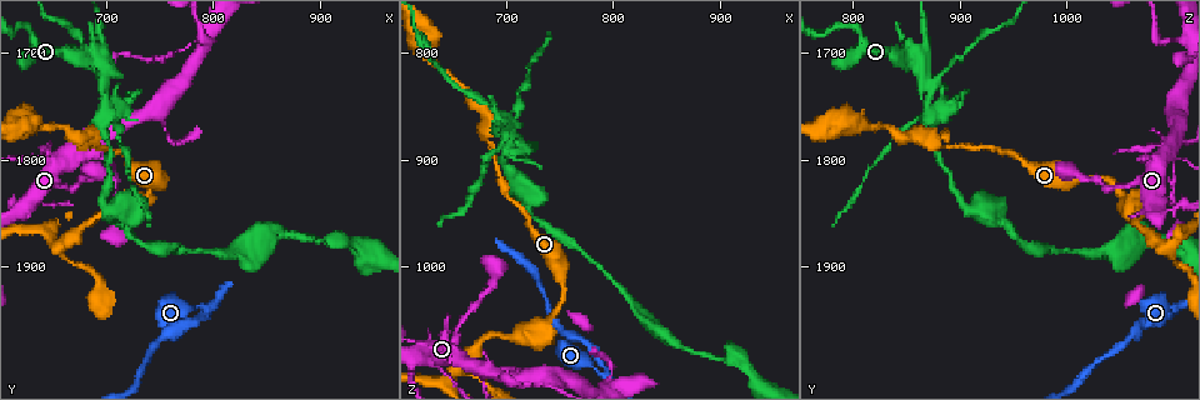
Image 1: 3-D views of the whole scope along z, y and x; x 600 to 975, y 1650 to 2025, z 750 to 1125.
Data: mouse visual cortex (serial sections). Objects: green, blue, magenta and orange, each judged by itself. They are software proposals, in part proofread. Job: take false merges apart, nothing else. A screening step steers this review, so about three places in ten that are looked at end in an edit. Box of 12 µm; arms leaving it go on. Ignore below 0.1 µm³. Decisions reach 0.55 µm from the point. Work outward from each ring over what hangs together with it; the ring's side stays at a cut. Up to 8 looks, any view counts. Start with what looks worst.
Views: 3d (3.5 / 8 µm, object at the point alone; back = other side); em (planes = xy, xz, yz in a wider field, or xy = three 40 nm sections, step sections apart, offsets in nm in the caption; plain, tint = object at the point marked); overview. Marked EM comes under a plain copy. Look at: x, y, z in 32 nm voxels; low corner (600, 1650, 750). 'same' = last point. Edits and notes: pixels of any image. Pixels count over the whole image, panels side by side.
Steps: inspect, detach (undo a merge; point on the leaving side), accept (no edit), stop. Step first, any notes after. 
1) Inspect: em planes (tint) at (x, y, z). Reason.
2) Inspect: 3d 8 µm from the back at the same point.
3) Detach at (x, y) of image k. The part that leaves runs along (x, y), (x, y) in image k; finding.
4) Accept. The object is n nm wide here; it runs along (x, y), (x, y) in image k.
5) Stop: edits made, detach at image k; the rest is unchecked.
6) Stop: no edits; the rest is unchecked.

Inspect: 3d 3.5 µm at (790, 1934, 1104). Two arms in line, one across.

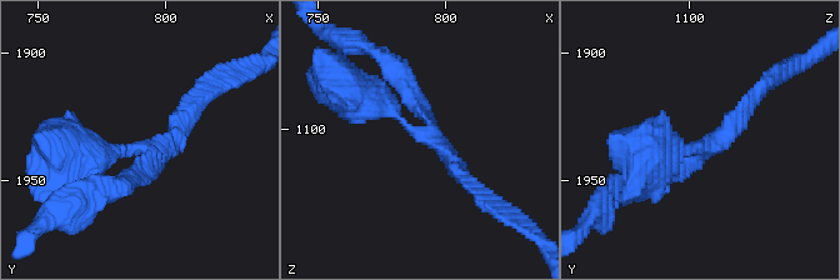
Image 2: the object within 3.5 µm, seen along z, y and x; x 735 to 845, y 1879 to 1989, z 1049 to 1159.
Inspect: em xy step 2 (tint) at (793, 1937, 1101). 3 arms meet here; the arms are 200, 250, 450 nm wide; need the tissue.

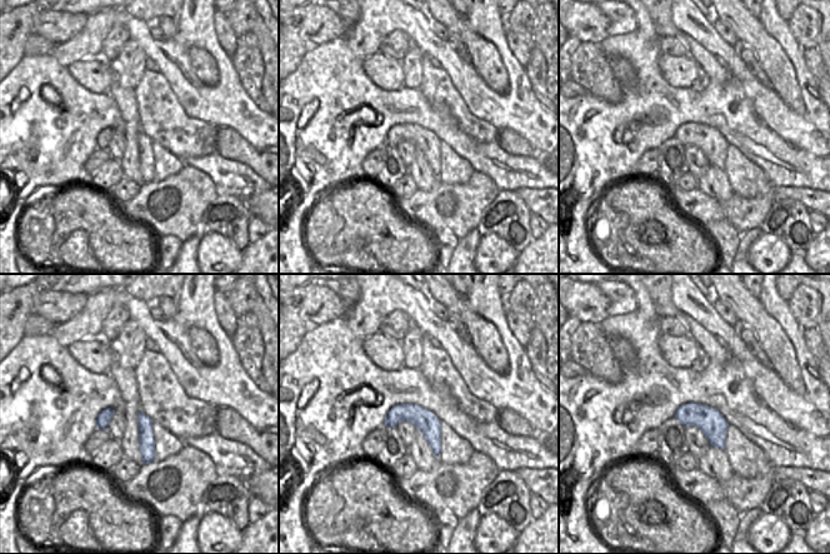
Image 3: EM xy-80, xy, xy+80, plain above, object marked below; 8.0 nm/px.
Accept. The object is 180 nm wide here; it runs along (390, 414), (414, 414), (436, 450) in image 3; one cell here.

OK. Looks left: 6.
Inspect: 3d 3.5 µm at (736, 1836, 1052). Branch point.

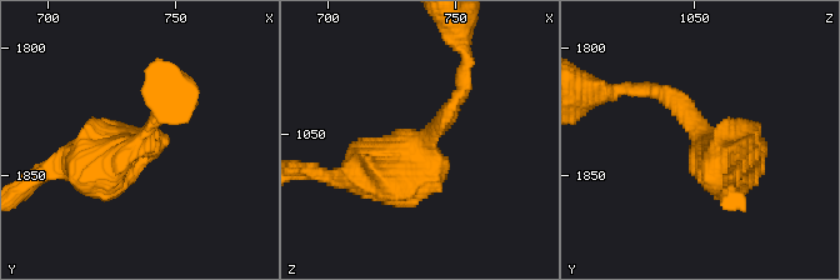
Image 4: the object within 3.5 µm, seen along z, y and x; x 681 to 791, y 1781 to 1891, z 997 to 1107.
Inspect: em xy step 2 (tint) at (736, 1838, 1055).

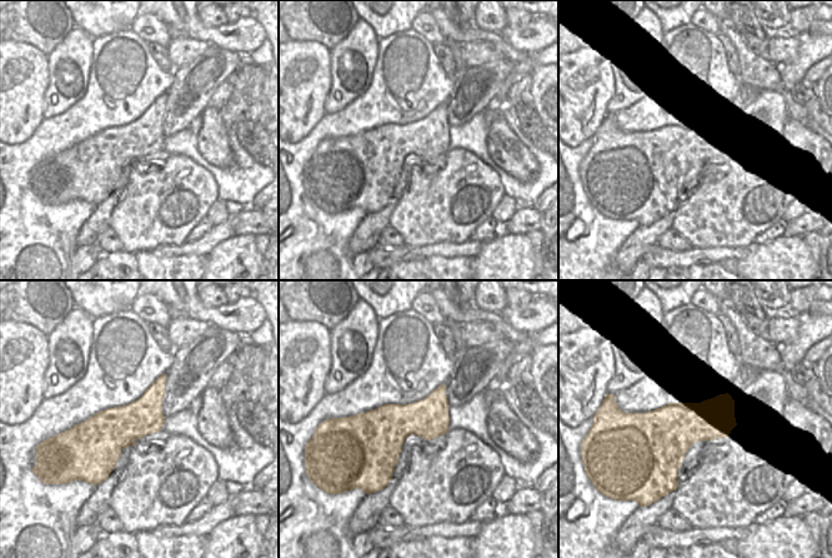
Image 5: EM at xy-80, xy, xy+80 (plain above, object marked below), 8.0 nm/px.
Accept. One cell here.

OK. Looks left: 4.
Inspect: 3d 8 µm at (654, 1882, 1096). Looks like a crossing.

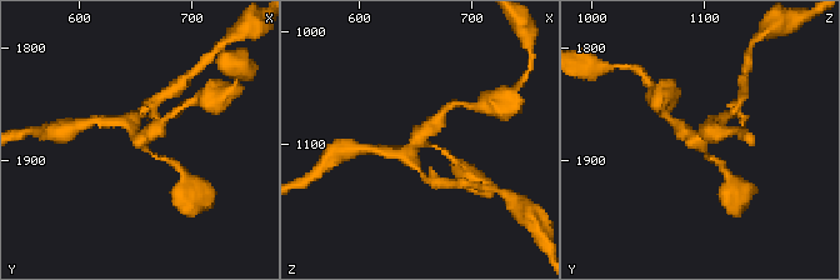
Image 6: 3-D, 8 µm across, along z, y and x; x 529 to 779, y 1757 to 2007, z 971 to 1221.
Inspect: em xy step 2 (tint) at (656, 1884, 1092). 4 arms meet here; the arms are 150, 250, 300, 350 nm wide; shape alone is not enough.

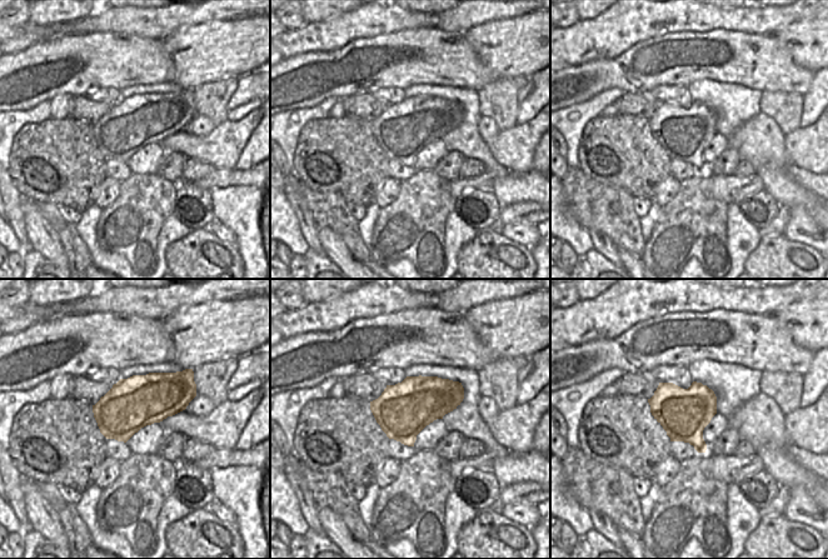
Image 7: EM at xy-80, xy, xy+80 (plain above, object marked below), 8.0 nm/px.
Accept. All the same cell.

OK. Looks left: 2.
Stop: no edits; the rest is unchecked.

